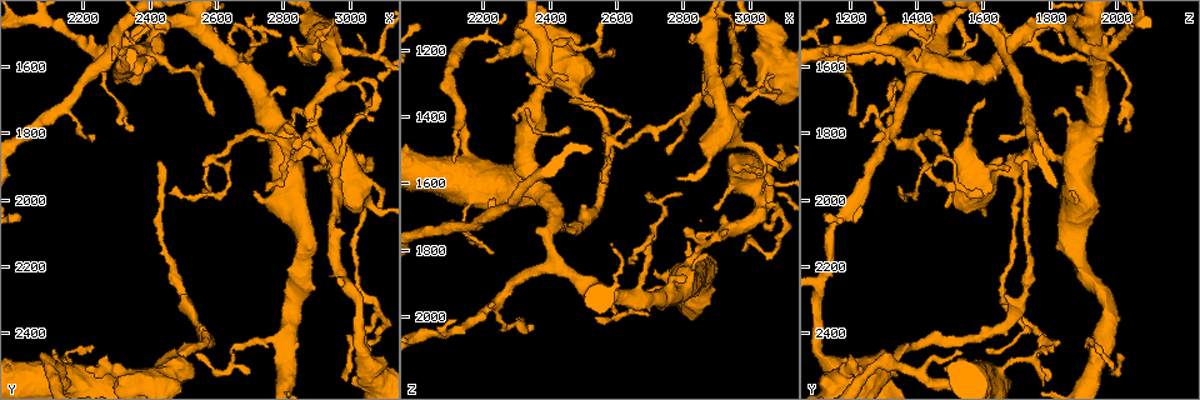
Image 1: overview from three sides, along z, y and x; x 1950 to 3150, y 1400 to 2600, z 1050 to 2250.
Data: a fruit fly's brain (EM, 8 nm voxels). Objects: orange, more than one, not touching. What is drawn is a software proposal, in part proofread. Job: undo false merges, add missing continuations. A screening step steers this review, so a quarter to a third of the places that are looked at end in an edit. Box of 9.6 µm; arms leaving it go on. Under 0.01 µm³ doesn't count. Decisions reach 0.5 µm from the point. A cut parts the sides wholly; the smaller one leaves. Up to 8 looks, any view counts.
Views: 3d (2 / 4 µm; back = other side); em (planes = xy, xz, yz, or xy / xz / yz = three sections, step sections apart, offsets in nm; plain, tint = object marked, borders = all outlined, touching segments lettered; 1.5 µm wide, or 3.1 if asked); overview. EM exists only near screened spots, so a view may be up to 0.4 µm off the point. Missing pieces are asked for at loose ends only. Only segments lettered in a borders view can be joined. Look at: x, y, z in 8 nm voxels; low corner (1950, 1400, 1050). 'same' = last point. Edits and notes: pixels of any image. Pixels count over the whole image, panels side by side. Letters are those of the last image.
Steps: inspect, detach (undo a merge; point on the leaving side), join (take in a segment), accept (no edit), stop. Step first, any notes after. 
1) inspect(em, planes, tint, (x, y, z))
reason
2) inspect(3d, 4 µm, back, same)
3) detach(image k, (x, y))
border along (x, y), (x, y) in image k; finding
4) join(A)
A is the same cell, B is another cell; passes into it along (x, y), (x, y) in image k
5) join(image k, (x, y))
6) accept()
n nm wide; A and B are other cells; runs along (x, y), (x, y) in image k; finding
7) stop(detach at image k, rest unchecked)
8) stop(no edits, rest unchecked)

inspect(3d, 2 µm, (2750, 1980, 1510))
an open end

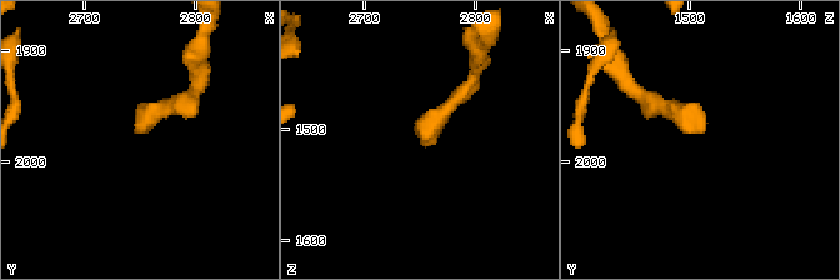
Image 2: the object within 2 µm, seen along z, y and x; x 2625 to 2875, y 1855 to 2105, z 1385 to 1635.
inspect(em, 3.1 µm, planes, borders, (2752, 1974, 1518))

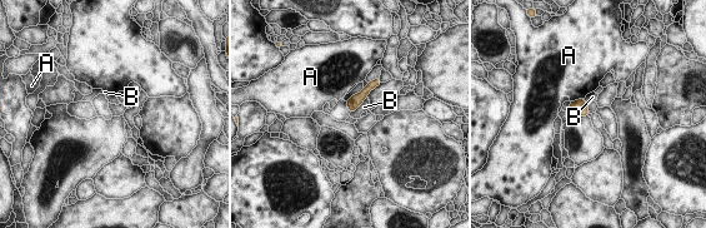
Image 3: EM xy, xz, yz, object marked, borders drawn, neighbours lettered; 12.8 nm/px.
accept()
B touches over 300 nm; A and B are other cells; no lettered segment goes on from it

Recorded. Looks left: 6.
inspect(3d, 4 µm, back, (3080, 1560, 1540))
sharp bend

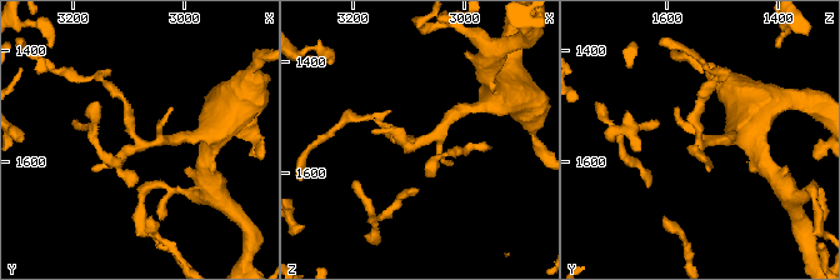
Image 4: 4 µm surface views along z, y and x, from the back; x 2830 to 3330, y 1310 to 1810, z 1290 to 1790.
inspect(em, xy, step 4, borders, (3075, 1560, 1535))

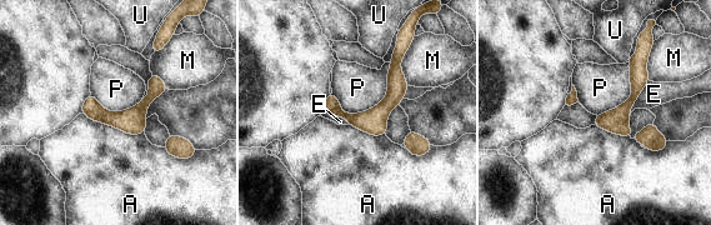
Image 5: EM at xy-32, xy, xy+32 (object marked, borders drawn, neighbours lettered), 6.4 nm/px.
accept()
A, E, M, P and U are other cells; all the same cell

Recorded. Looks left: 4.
inspect(em, planes, borders, (2810, 1780, 1870))
calibre changes

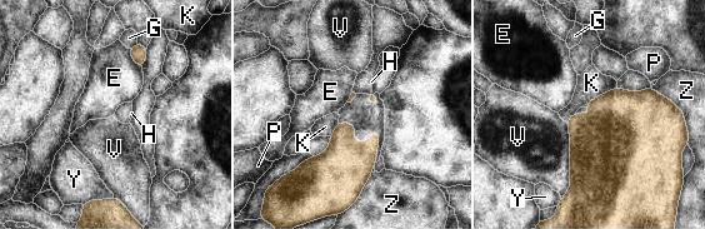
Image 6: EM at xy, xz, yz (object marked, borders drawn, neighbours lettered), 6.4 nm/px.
accept()
130 nm wide; E, G, H, K, P, V, Y and Z are other cells; border along (616, 86), (581, 106) in image 6; all the same cell

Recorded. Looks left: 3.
stop(no edits, rest unchecked)

